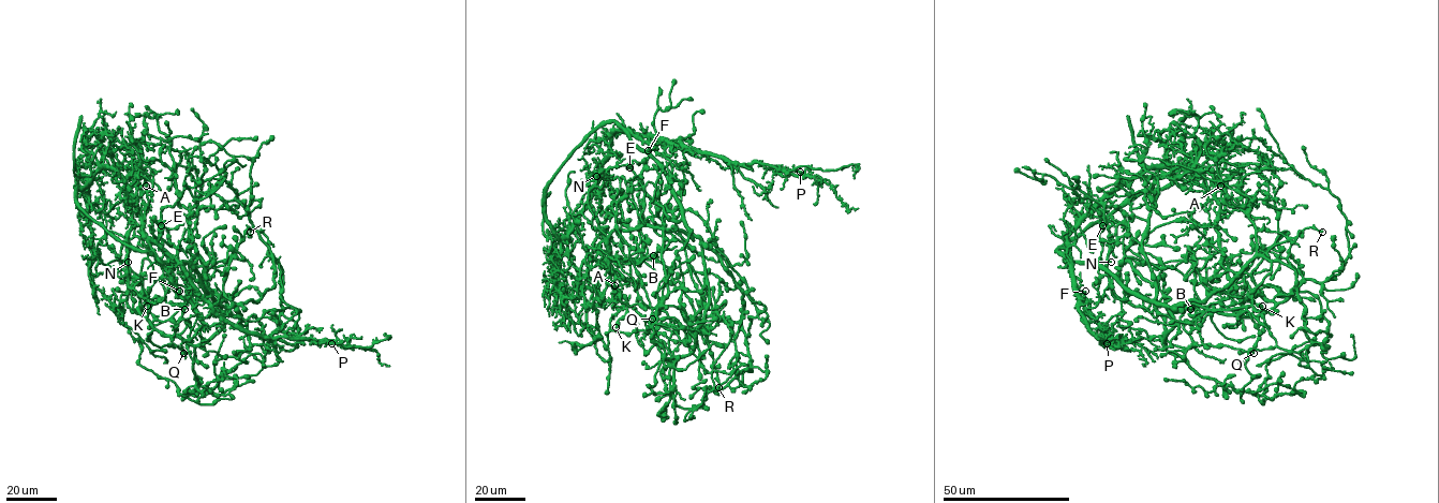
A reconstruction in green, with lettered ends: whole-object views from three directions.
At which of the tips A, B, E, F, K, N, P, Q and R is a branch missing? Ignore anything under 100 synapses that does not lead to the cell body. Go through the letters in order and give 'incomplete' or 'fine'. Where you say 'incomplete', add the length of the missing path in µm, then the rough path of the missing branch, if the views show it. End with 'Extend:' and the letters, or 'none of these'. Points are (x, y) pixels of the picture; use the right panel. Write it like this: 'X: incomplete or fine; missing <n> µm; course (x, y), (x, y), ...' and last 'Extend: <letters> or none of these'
A: fine
B: fine
E: fine
F: fine
K: fine
N: fine
P: fine
Q: fine
R: fine
Extend: none of these

